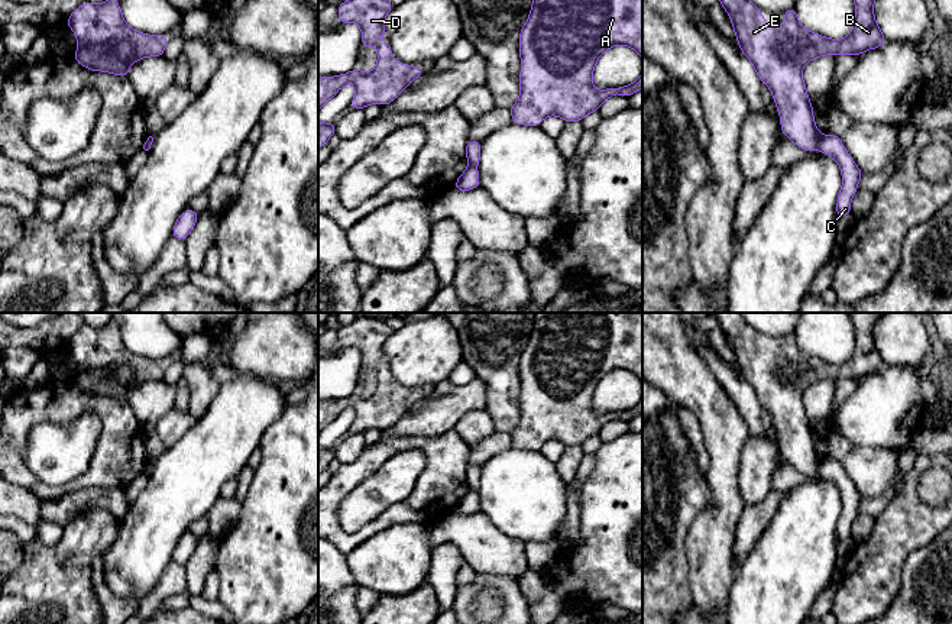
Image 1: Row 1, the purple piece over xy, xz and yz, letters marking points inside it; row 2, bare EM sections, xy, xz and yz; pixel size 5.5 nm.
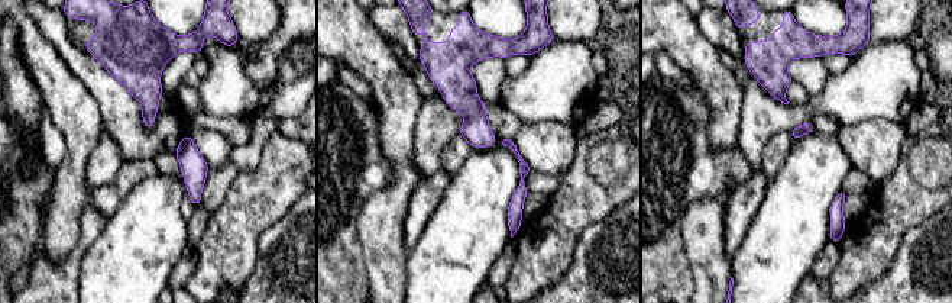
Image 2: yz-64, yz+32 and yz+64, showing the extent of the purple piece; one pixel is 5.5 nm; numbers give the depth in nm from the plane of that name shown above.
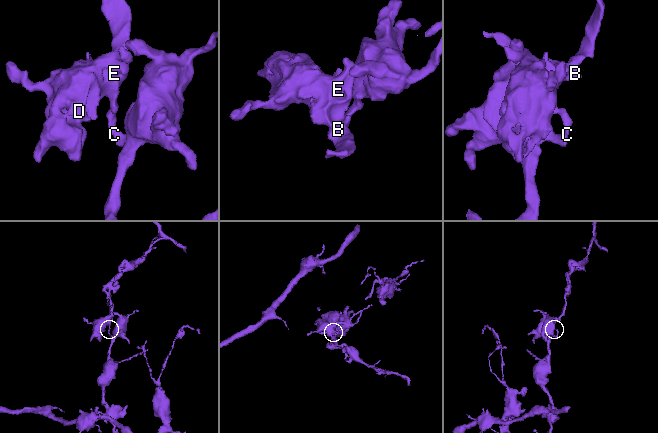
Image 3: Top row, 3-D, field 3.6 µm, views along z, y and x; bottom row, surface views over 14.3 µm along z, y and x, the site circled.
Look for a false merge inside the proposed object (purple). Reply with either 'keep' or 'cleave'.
cleave

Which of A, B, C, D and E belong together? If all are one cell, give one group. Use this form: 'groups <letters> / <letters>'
groups A C / B D E

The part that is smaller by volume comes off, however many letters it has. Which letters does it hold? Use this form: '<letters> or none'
B, D, E

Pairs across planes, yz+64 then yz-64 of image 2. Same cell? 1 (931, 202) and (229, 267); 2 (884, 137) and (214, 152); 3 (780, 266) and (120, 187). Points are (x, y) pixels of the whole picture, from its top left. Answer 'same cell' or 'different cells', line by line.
1: same cell
2: same cell
3: different cells

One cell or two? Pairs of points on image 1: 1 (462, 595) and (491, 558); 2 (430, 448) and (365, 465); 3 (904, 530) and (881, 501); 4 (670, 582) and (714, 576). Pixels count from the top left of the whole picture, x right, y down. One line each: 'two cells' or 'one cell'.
1: two cells
2: one cell
3: two cells
4: two cells

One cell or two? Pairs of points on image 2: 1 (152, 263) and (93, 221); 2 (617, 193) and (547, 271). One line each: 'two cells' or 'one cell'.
1: two cells
2: one cell

